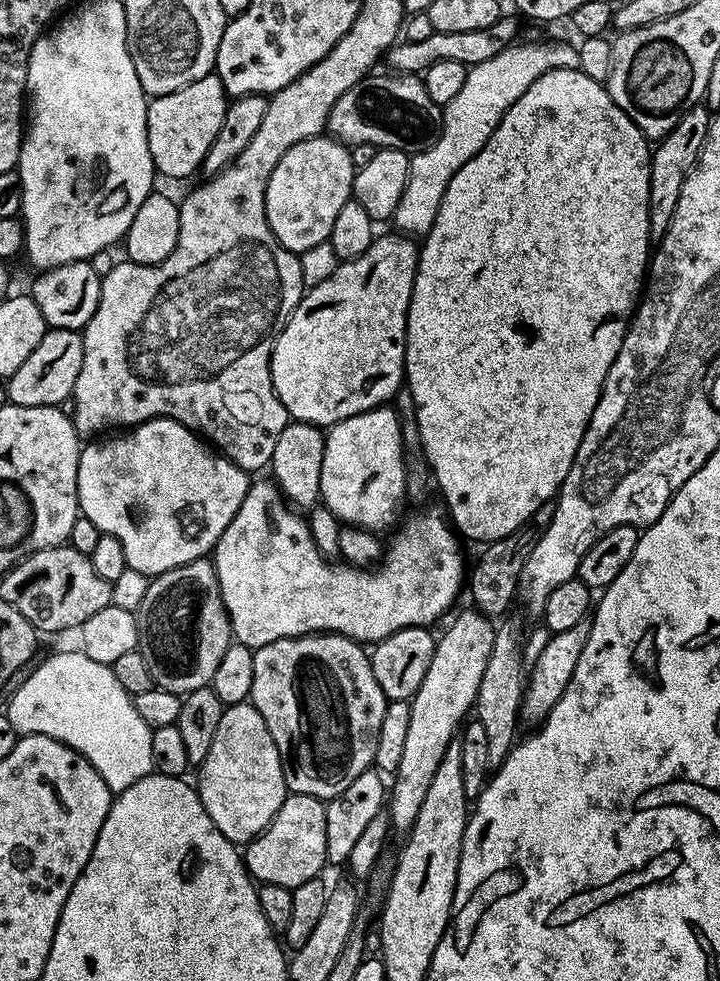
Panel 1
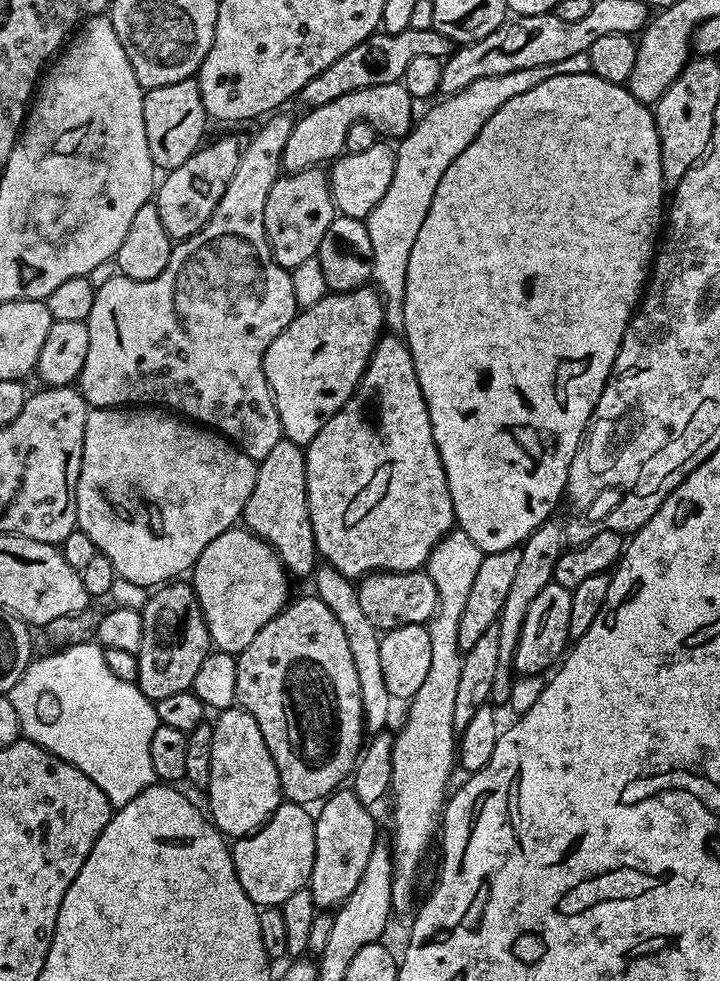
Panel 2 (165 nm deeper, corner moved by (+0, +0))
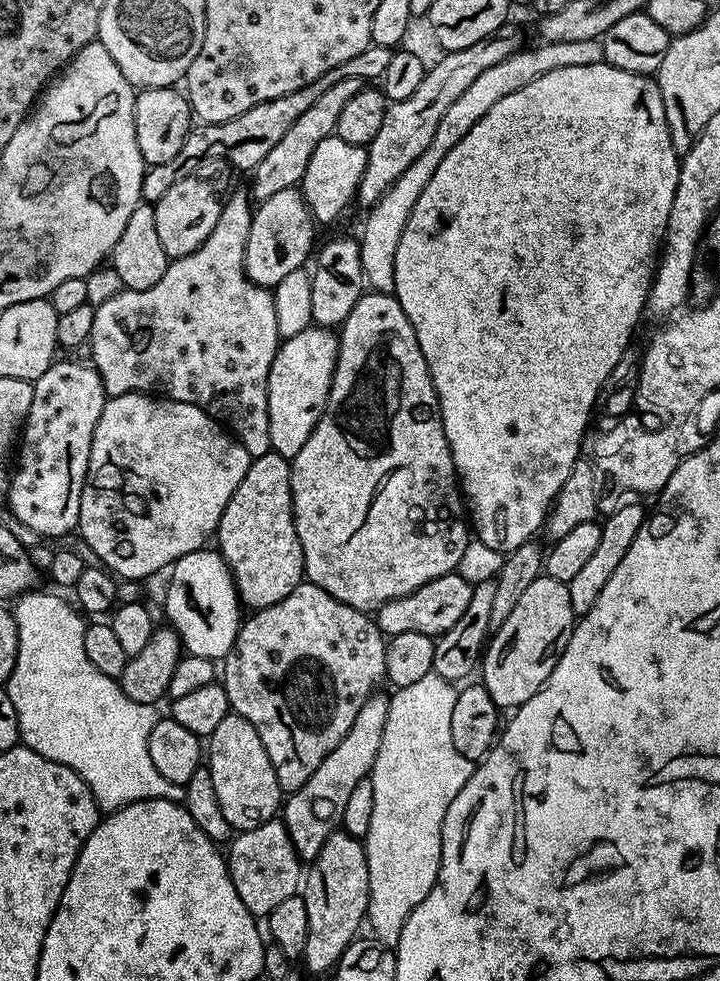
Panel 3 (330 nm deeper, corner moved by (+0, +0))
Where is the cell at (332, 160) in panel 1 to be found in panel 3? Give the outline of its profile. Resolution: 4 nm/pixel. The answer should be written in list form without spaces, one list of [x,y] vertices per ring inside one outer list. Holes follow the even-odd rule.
[[[299,187],[287,188],[279,194],[259,201],[252,213],[250,238],[246,238],[244,251],[246,274],[258,286],[269,290],[275,288],[278,282],[282,282],[282,278],[286,278],[286,274],[291,274],[309,263],[314,252],[312,243],[316,240],[316,231],[318,225],[313,220],[312,211],[308,209]]]

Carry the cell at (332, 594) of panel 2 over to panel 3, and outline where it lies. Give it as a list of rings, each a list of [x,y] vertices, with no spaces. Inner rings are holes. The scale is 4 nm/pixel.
[[[380,695],[368,697],[362,710],[358,710],[358,718],[354,718],[354,726],[346,730],[346,738],[342,738],[342,742],[338,742],[338,746],[330,750],[326,758],[322,758],[322,766],[310,774],[308,781],[283,801],[282,819],[301,861],[311,862],[316,859],[326,838],[330,838],[330,834],[341,827],[350,794],[354,794],[354,790],[369,779],[378,758],[378,746],[382,746],[382,730],[386,730],[390,707],[390,701]]]

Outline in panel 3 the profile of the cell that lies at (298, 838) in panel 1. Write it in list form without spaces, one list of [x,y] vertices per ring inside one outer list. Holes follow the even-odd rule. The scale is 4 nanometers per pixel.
[[[273,818],[264,824],[257,824],[254,830],[239,833],[228,846],[226,859],[234,890],[238,890],[238,898],[242,898],[246,910],[250,910],[253,916],[267,917],[274,910],[274,906],[279,906],[286,902],[286,898],[297,895],[302,884],[302,861],[296,855],[296,848],[283,819]]]

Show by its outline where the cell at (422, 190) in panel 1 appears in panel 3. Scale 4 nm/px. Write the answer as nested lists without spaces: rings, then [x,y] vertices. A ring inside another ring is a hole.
[[[587,40],[586,42],[554,42],[553,44],[537,43],[537,48],[525,46],[510,58],[498,62],[498,66],[490,66],[490,70],[482,70],[473,84],[458,94],[458,99],[450,105],[450,110],[442,114],[442,122],[438,122],[438,130],[434,130],[434,139],[430,146],[410,162],[410,166],[402,173],[402,178],[382,194],[377,204],[367,209],[368,217],[364,220],[364,229],[358,232],[360,253],[362,254],[362,270],[364,283],[373,292],[395,293],[394,286],[394,254],[398,254],[398,242],[402,238],[402,230],[406,230],[406,222],[410,218],[410,210],[418,203],[422,190],[434,178],[434,170],[438,170],[438,162],[462,142],[466,134],[487,114],[494,105],[502,102],[506,94],[514,94],[514,90],[522,90],[534,78],[542,78],[542,74],[550,74],[550,70],[562,70],[566,66],[590,66],[598,64],[604,58],[604,46],[600,40]]]

